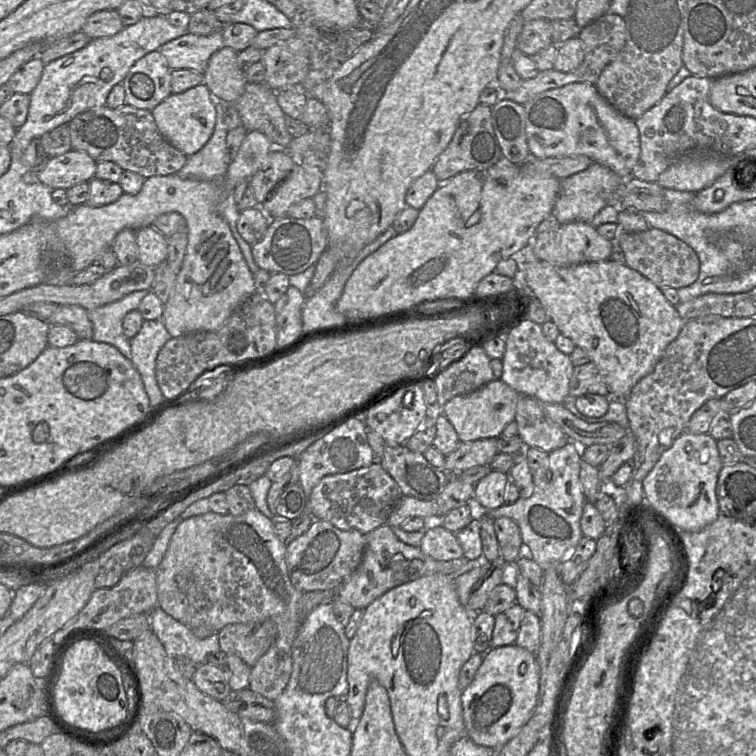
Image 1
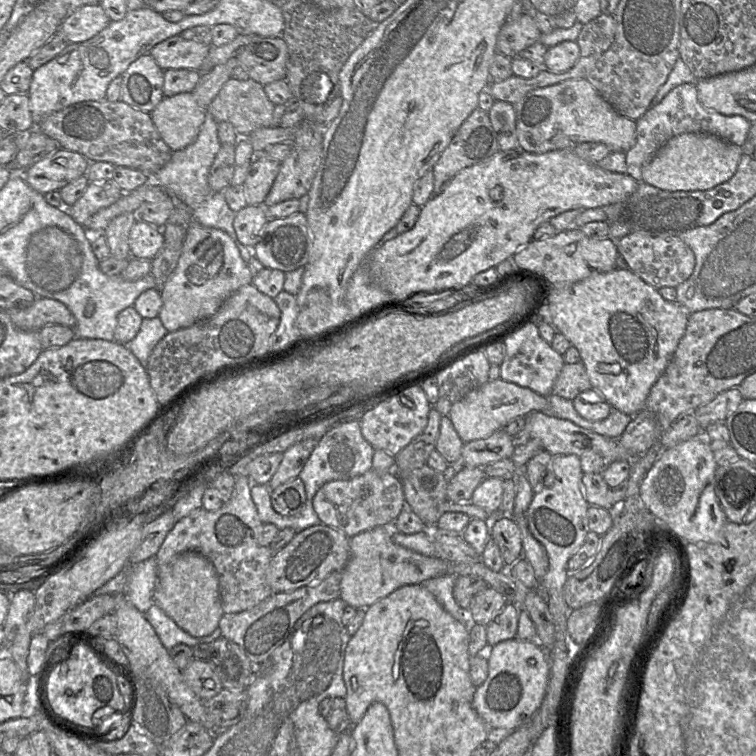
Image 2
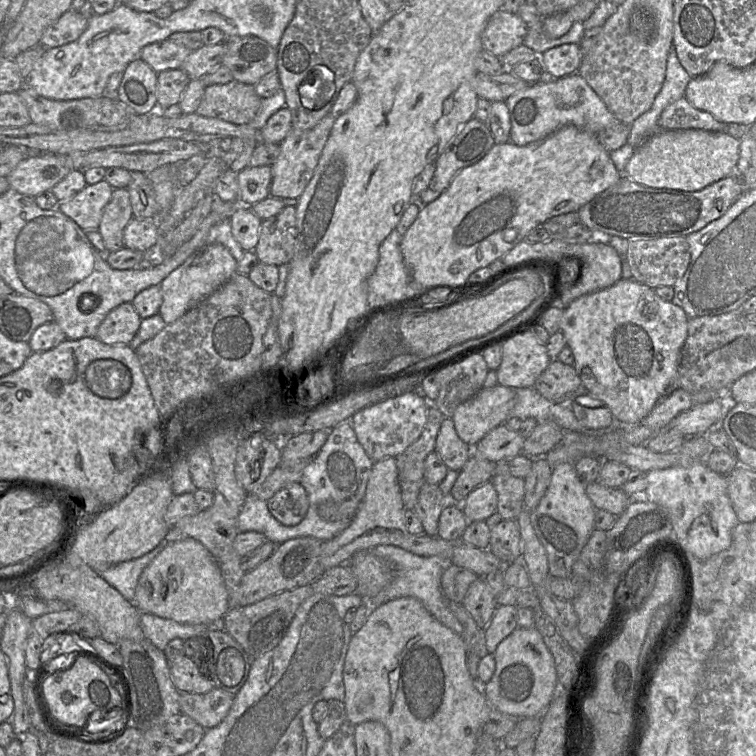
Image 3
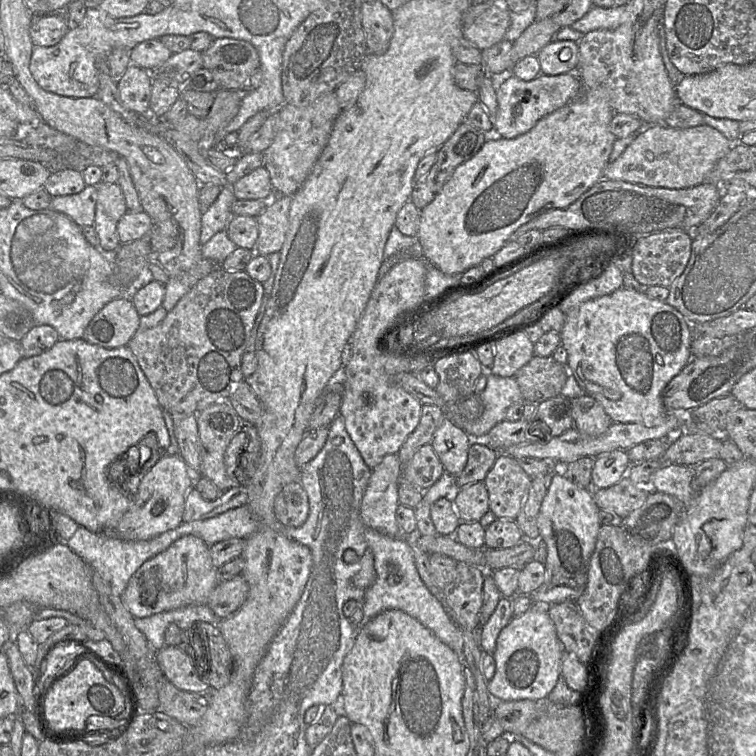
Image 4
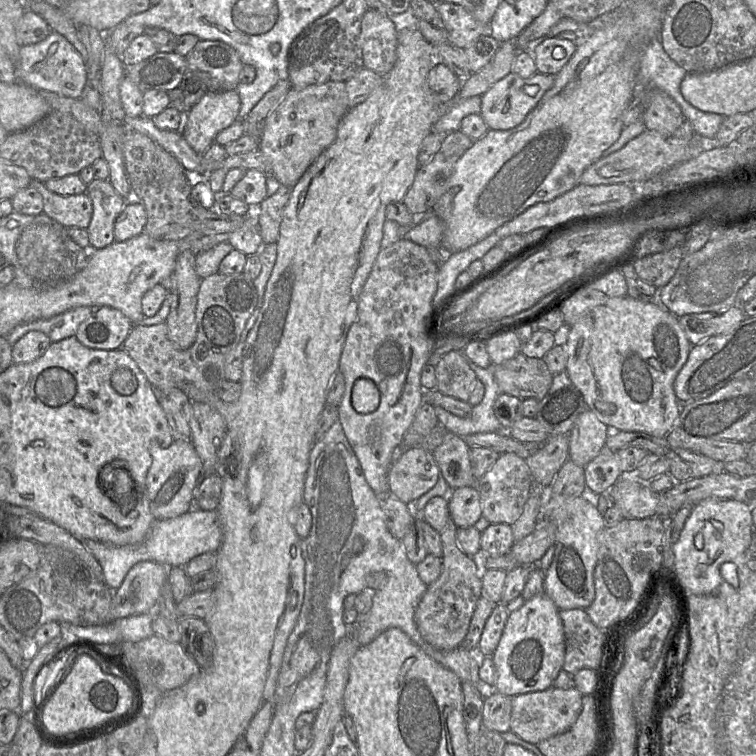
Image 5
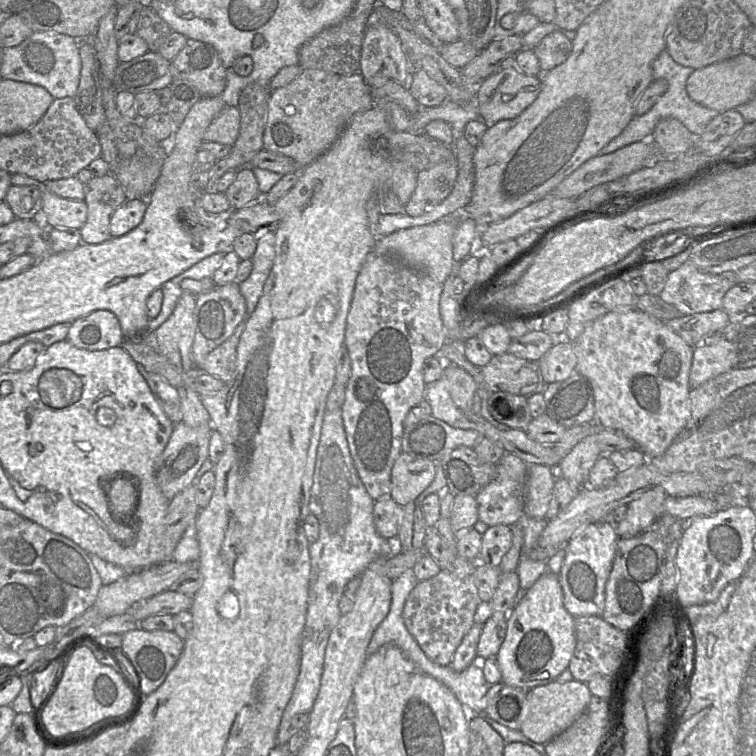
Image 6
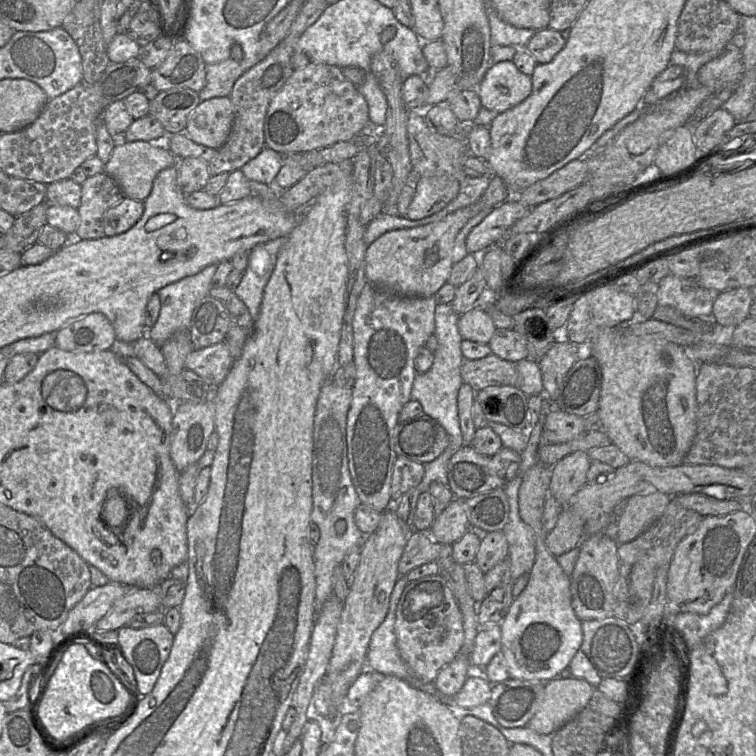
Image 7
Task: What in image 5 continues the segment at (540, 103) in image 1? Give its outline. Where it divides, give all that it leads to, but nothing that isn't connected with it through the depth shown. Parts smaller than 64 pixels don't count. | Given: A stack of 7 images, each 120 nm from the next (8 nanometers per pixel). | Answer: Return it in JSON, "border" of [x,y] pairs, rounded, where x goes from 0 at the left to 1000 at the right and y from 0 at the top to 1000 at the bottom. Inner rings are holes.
{"border":[[[675,95],[636,127],[635,152],[647,171],[673,172],[681,169],[709,142],[721,122],[731,115],[733,104],[731,99],[713,95],[700,103],[690,103],[680,95]]]}

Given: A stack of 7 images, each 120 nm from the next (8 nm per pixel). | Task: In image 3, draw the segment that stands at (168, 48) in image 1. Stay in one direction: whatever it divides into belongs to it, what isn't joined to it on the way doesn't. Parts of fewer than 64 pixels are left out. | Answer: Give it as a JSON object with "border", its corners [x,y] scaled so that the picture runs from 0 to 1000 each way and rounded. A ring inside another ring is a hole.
{"border":[[[224,52],[192,61],[184,77],[193,82],[206,97],[237,91],[254,67]]]}

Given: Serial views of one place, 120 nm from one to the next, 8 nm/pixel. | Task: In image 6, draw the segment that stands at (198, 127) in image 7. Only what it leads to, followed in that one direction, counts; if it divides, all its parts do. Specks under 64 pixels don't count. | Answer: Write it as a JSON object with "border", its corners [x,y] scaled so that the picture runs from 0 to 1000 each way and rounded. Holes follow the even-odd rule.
{"border":[[[298,139],[272,171],[269,185],[307,193],[315,183],[317,161],[315,140]]]}

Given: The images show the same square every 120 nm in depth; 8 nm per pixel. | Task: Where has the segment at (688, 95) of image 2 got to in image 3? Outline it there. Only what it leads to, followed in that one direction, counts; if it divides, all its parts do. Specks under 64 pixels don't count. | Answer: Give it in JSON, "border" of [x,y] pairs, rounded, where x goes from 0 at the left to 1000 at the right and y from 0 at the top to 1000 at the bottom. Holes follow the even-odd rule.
{"border":[[[902,128],[876,147],[869,163],[869,172],[914,169],[959,173],[962,164],[947,157],[940,149],[919,143],[906,128]]]}

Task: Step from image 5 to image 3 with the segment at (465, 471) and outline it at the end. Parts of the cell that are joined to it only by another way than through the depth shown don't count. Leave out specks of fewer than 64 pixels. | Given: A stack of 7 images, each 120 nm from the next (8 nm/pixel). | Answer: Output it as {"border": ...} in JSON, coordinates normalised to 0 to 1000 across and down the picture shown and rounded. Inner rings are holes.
{"border":[[[598,552],[586,554],[577,579],[575,597],[593,620],[601,623],[608,623],[624,602],[624,591],[606,577]]]}

